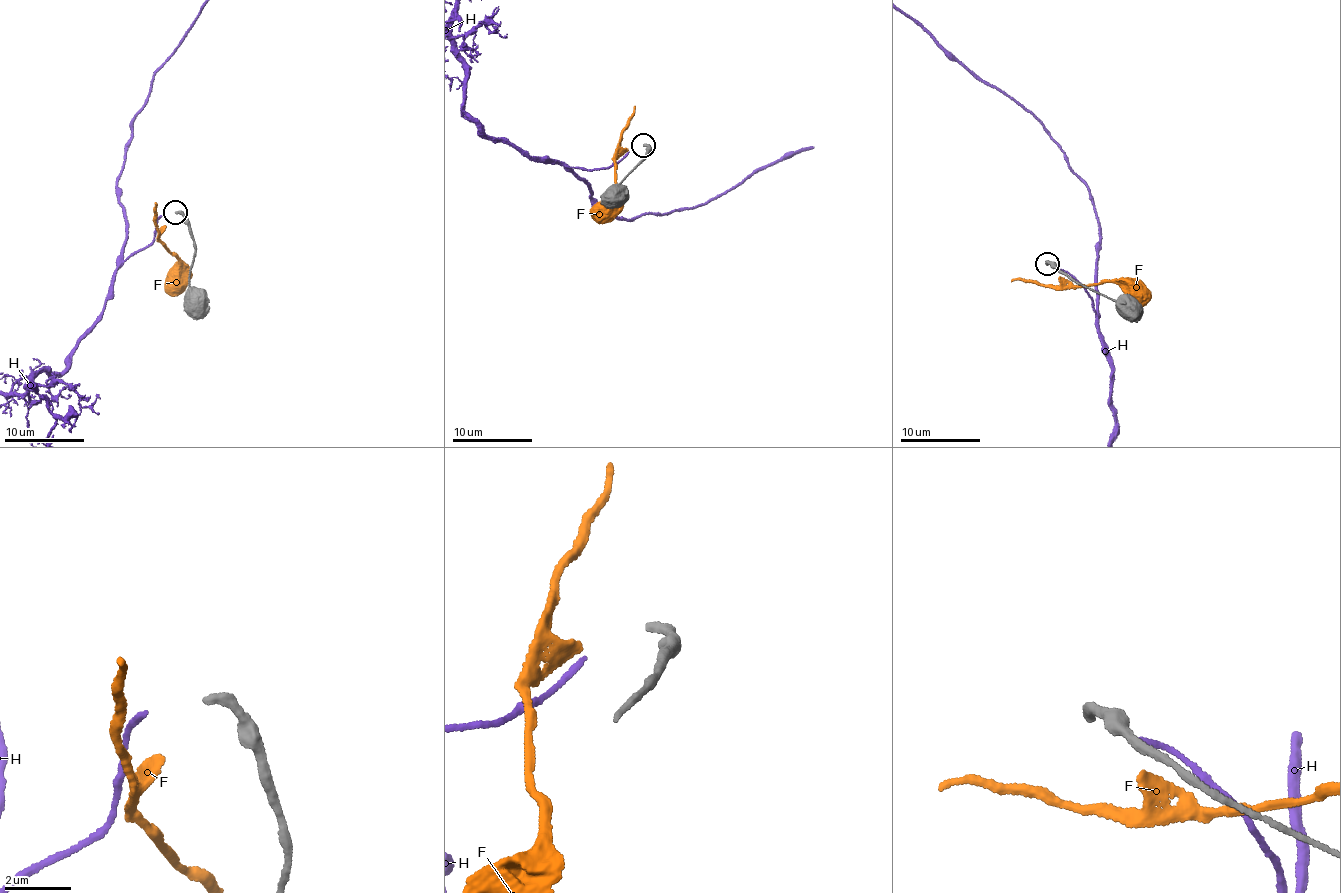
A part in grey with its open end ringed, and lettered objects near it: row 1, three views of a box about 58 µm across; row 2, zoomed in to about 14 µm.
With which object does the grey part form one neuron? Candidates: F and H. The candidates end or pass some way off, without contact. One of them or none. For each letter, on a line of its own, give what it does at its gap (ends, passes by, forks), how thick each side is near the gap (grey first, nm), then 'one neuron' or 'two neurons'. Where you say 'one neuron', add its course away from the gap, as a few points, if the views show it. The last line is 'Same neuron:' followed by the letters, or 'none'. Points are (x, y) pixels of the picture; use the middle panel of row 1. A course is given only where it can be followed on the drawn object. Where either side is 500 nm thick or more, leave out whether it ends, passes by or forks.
F: it ends | 280/320 nm | two neurons
H: it ends | 280/170 nm | one neuron
Same neuron: H

